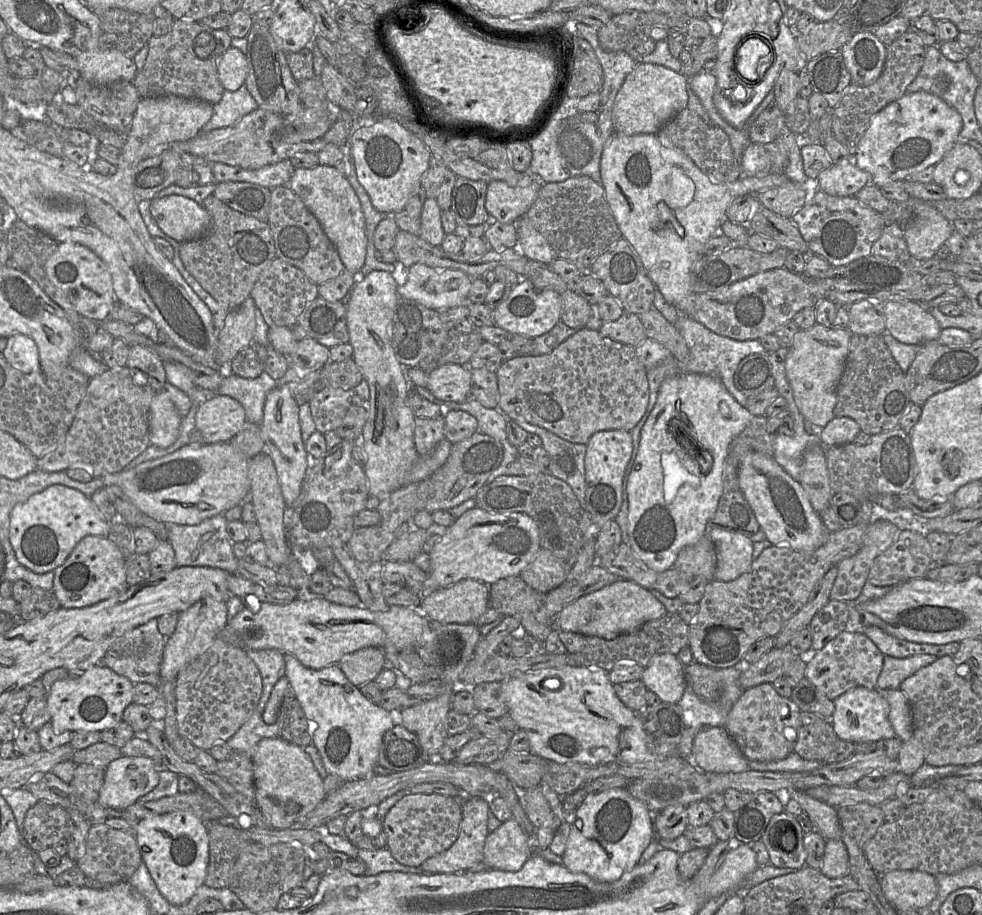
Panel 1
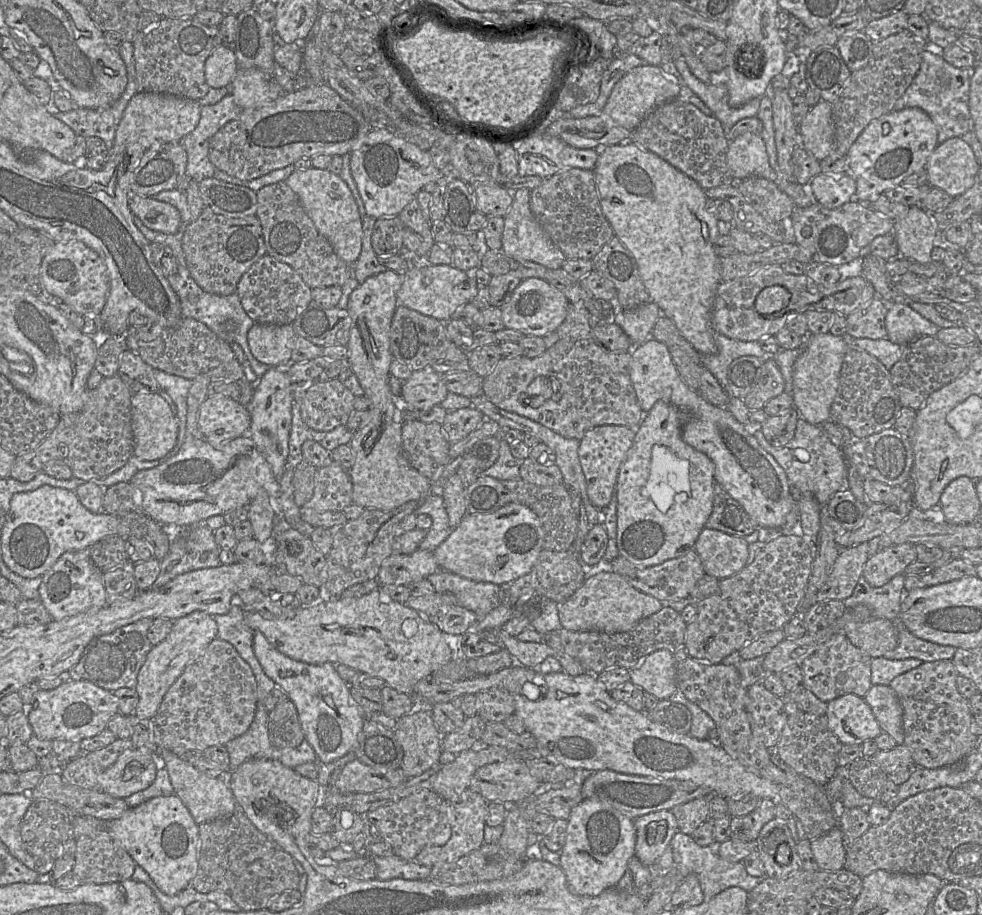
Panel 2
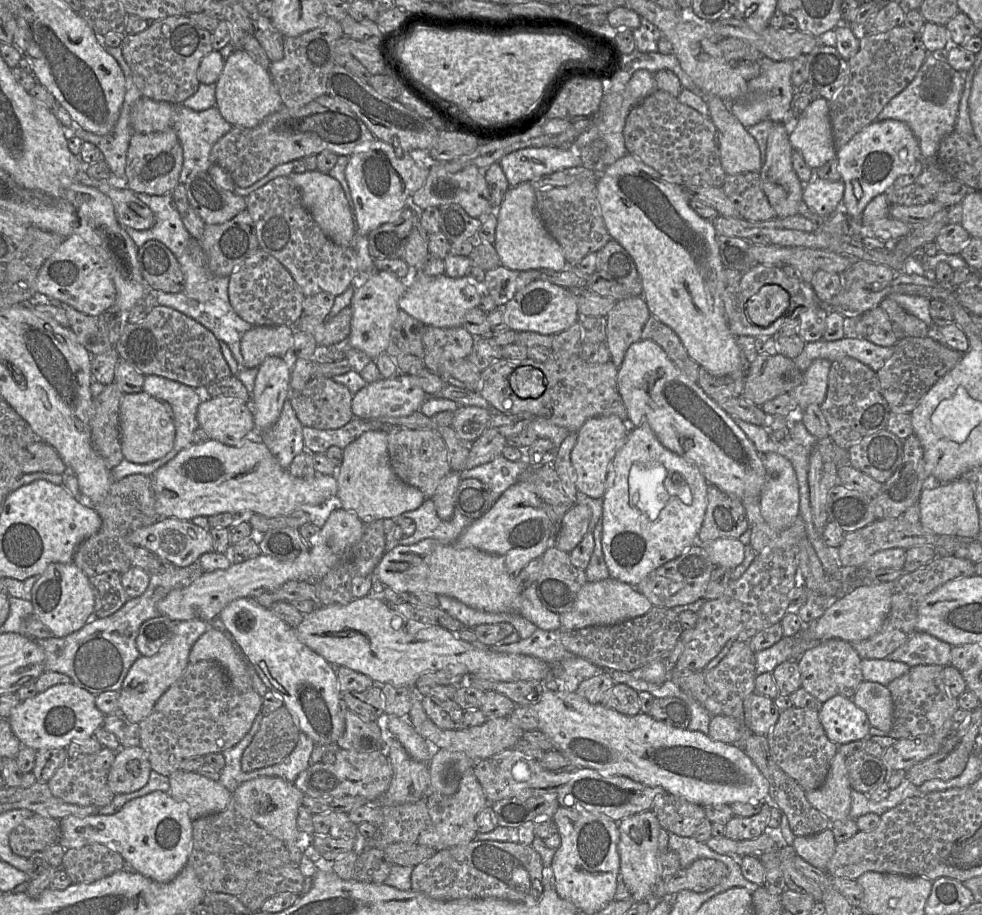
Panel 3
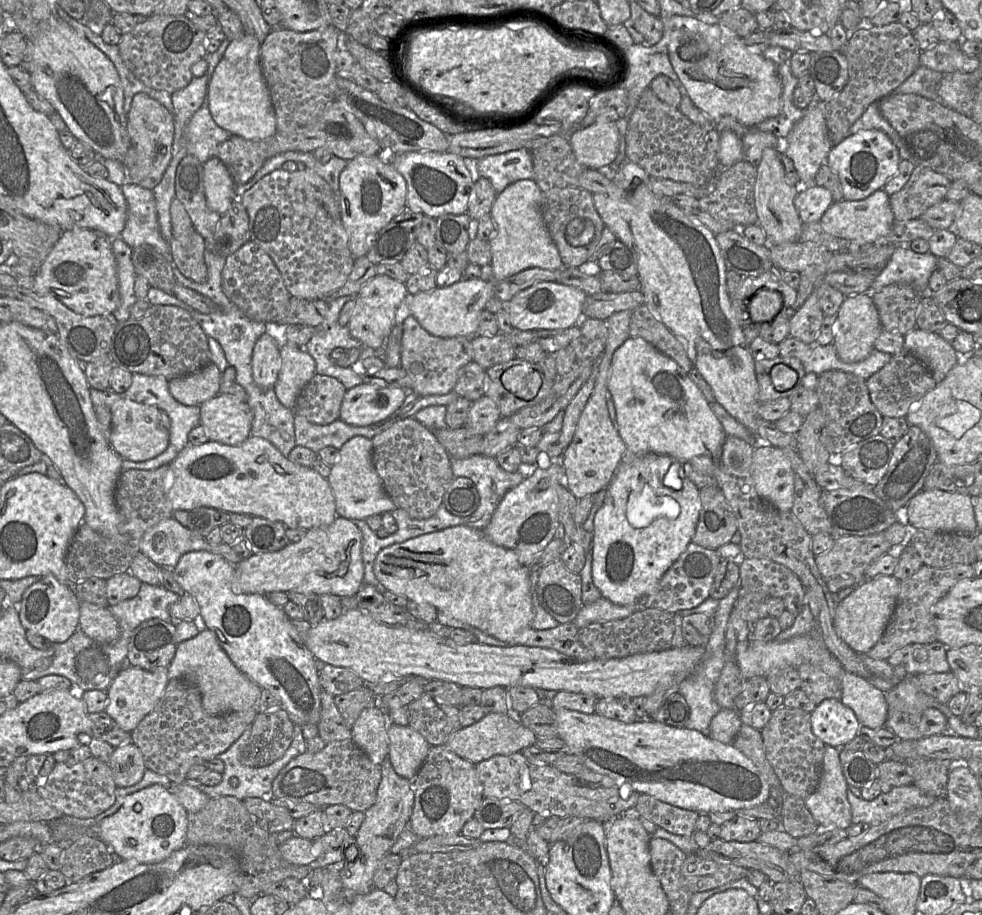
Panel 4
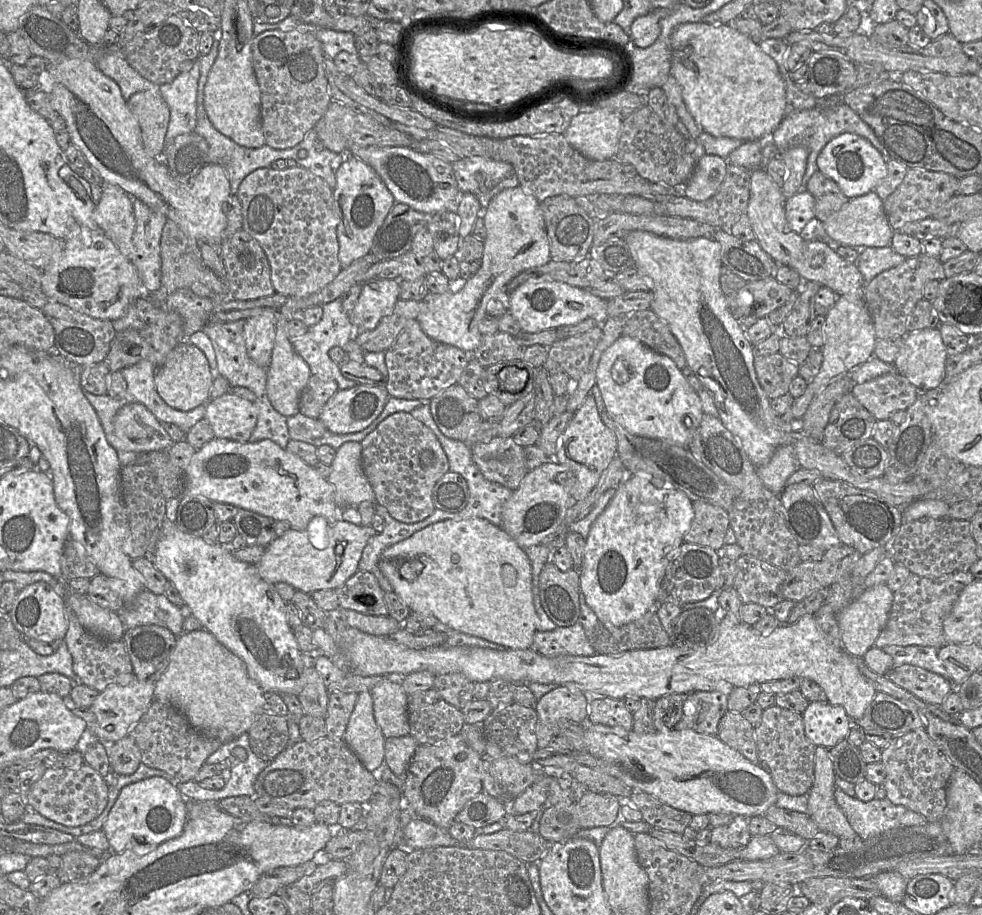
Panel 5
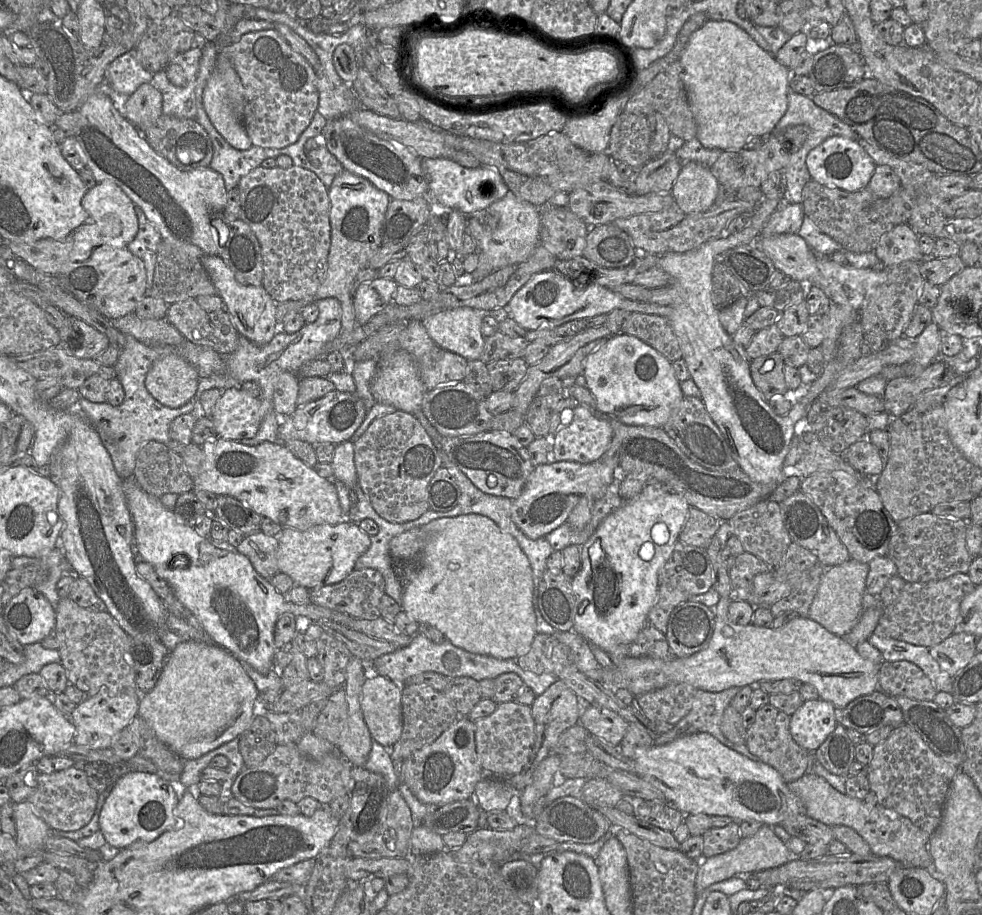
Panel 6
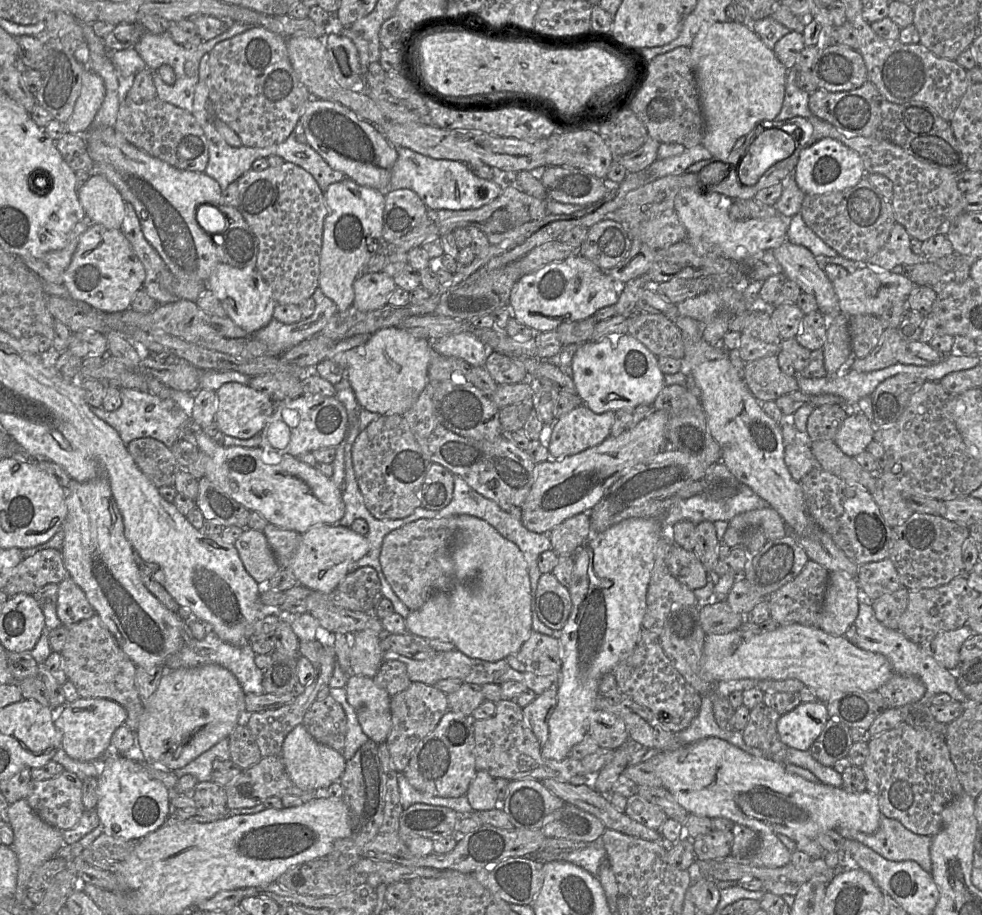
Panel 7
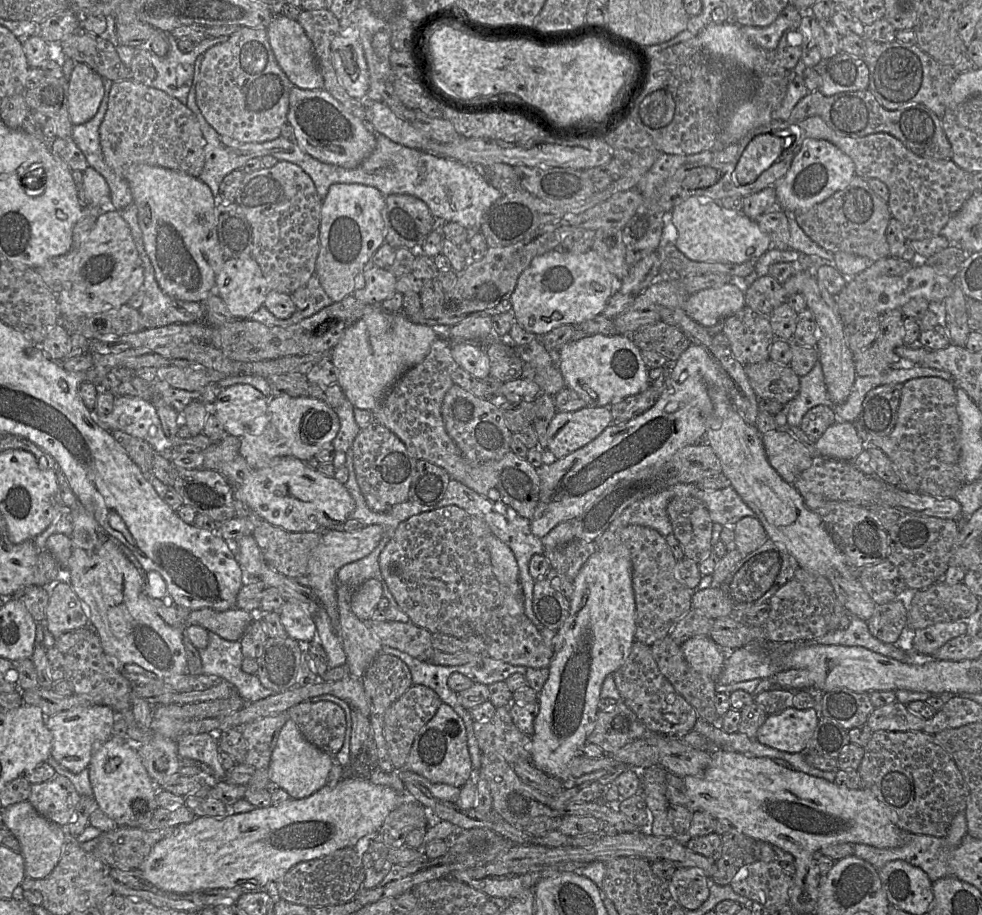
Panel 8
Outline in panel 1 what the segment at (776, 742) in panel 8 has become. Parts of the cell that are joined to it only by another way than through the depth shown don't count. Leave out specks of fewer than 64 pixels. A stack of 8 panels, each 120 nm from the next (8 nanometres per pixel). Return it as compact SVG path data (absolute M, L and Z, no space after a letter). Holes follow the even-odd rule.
M857 686L838 696L833 702L835 709L829 720L838 739L860 743L896 737L888 718L889 704L878 689Z

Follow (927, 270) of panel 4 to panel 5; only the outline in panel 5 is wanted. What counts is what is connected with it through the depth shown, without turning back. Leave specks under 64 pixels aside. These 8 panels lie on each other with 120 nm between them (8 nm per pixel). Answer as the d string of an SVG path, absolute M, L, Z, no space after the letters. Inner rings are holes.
M860 246L856 250L860 253L854 265L859 269L865 283L869 283L881 272L898 266L906 259L890 246Z

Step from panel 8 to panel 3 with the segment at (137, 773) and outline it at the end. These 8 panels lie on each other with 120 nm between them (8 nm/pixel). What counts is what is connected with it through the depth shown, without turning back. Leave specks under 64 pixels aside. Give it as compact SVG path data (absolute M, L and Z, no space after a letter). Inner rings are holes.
M154 791L132 799L115 814L87 817L67 816L59 820L61 836L58 844L65 850L88 844L103 844L120 853L125 863L136 872L159 883L172 881L187 865L192 844L192 821L186 805L175 800L169 792Z

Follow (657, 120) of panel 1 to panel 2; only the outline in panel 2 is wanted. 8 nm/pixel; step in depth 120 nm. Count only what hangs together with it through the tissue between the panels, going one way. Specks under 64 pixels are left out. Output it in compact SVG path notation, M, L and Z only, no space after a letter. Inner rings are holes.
M639 66L627 72L615 84L606 105L599 115L585 118L558 118L545 129L545 132L552 137L561 139L574 148L595 149L599 155L599 151L602 148L630 141L631 134L641 121L660 105L670 100L677 99L680 88L681 86L677 82L677 79L665 73L659 66Z

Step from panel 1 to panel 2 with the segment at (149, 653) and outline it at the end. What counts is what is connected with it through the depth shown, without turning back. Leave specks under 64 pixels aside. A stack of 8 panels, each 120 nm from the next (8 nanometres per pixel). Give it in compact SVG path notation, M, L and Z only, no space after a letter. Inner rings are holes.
M144 618L93 639L84 649L79 661L69 670L73 680L89 681L111 692L122 687L135 688L137 675L153 648L147 632L154 620Z

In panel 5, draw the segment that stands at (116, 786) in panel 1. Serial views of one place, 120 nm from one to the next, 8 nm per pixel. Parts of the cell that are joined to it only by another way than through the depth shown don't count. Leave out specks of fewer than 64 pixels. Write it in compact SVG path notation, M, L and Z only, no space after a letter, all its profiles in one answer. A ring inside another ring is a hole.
M127 735L107 747L110 771L116 775L133 774L141 763L141 753L133 737Z

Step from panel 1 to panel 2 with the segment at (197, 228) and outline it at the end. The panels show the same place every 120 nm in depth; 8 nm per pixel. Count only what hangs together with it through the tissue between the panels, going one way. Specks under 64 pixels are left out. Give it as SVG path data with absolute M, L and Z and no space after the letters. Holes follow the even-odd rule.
M130 192L129 208L151 230L174 234L181 227L180 213L169 203Z

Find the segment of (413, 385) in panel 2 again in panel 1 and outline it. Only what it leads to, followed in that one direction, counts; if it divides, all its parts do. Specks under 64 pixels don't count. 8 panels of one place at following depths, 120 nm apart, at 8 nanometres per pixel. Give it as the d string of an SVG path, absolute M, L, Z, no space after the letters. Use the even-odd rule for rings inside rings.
M443 365L427 375L427 389L437 399L462 403L470 398L471 369L466 365Z

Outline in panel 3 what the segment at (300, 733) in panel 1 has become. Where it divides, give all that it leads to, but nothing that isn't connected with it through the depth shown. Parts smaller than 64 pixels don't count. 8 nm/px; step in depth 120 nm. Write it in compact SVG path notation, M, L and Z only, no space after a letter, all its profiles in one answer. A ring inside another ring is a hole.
M285 706L264 715L260 728L241 758L241 769L250 772L282 762L295 748L300 730Z

